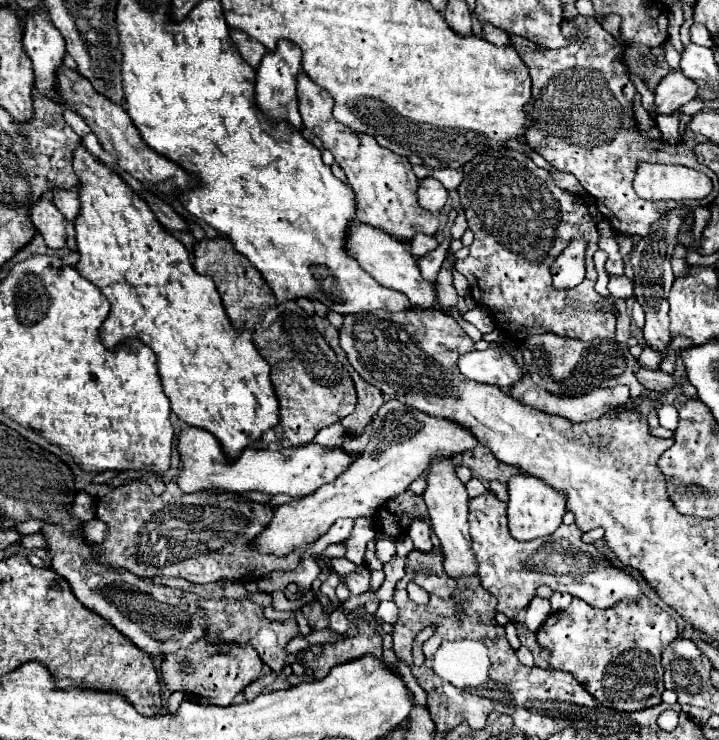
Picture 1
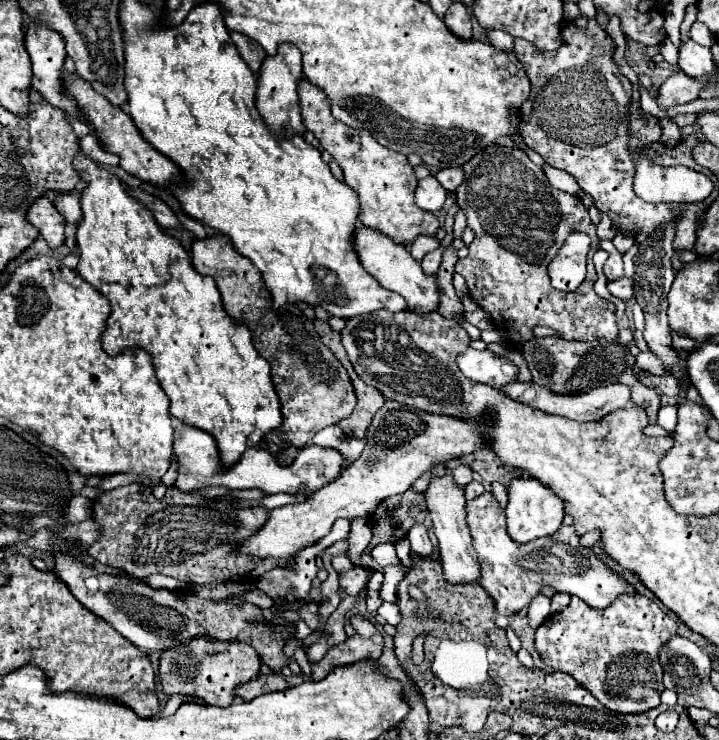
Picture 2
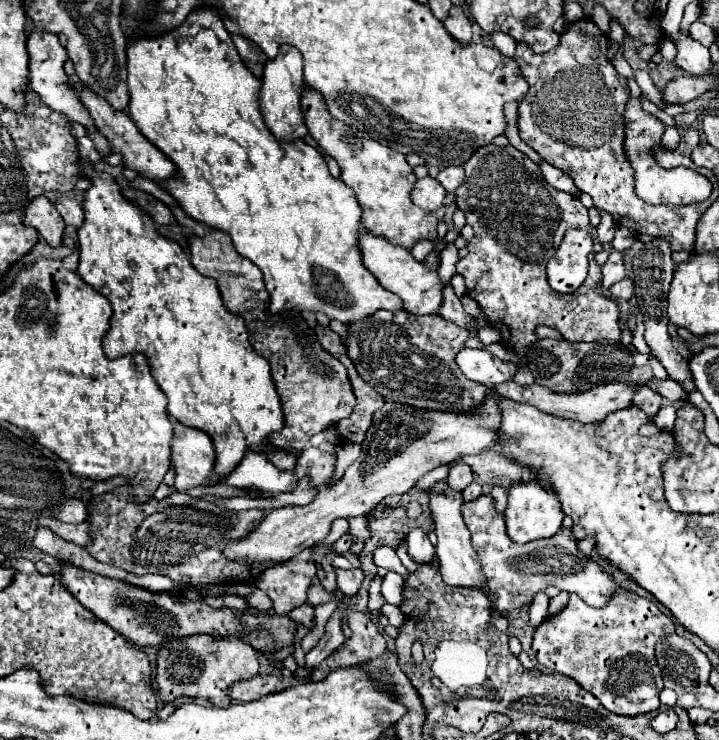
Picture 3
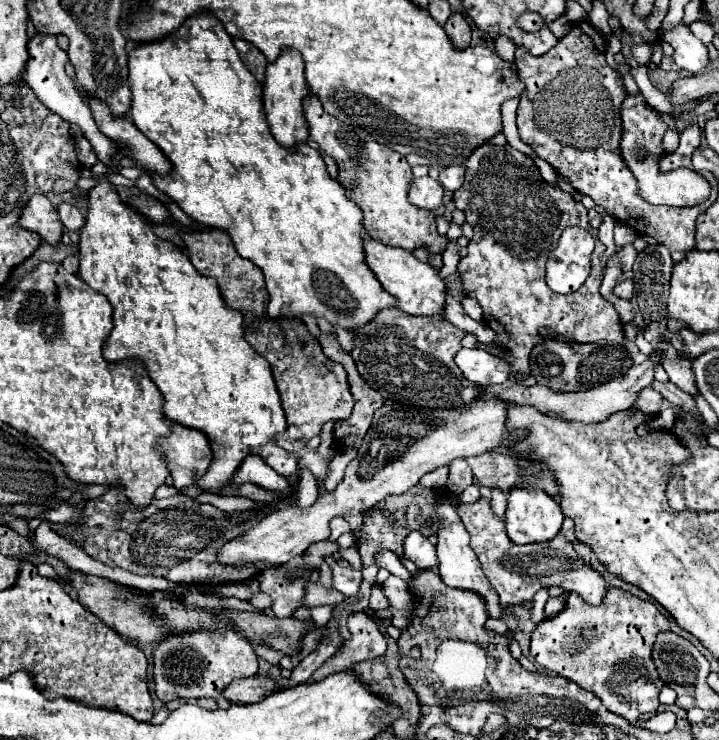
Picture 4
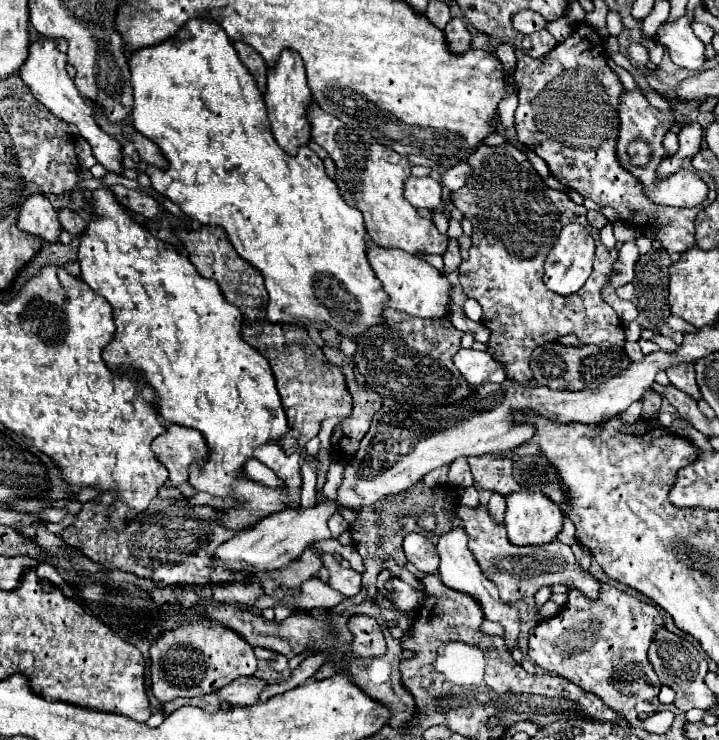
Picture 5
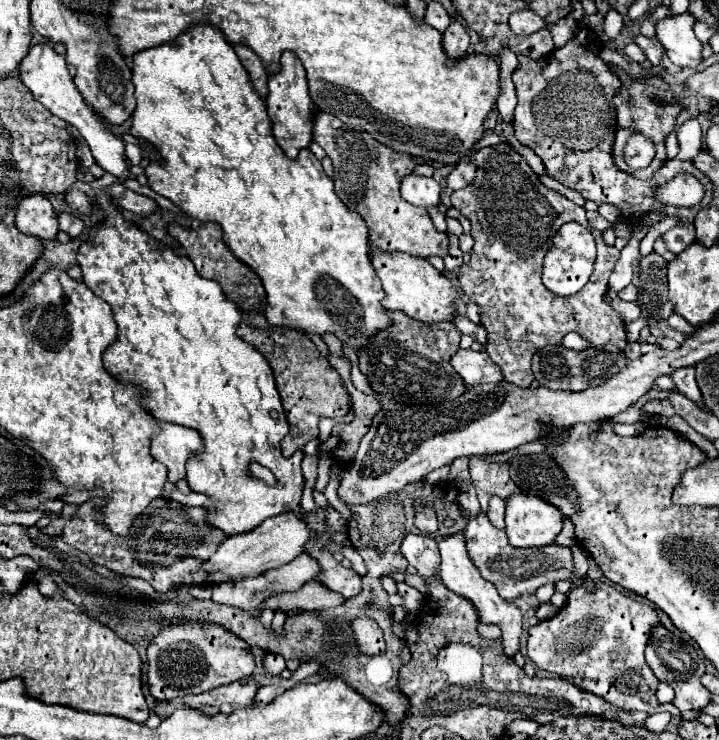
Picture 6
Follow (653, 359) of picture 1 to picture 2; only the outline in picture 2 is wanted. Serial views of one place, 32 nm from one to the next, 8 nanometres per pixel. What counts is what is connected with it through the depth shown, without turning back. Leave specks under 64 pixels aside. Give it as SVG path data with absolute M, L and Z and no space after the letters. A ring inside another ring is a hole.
M650 350L640 352L636 357L636 366L657 376L666 376L667 371L659 358Z

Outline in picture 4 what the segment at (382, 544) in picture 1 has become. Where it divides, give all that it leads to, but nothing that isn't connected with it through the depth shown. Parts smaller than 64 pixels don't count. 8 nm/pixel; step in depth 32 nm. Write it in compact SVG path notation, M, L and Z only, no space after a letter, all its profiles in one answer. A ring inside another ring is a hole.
M382 550L382 552L378 554L376 562L378 562L378 566L386 568L390 574L396 574L396 576L400 576L402 580L406 580L406 582L410 584L413 574L410 574L410 572L402 566L402 562L398 560L398 556L396 556L396 554L392 554L390 550Z

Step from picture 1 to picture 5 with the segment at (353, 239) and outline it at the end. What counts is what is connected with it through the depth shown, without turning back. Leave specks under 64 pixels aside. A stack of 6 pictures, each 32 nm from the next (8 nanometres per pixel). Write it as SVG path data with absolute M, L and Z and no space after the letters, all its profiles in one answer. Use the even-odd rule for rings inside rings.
M376 244L368 246L368 260L372 270L380 278L384 292L390 296L384 306L402 310L410 316L424 318L424 320L438 320L448 316L450 300L452 300L452 284L444 274L432 268L426 260L408 254L404 250L386 250Z

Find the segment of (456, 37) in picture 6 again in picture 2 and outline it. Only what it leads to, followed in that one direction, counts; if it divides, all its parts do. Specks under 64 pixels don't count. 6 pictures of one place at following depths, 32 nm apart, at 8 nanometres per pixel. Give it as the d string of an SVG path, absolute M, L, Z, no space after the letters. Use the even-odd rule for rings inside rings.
M454 2L454 4L448 8L446 16L444 16L444 24L446 24L448 30L450 30L454 36L458 36L458 38L462 38L462 40L470 40L470 38L472 38L470 16L468 16L464 4Z

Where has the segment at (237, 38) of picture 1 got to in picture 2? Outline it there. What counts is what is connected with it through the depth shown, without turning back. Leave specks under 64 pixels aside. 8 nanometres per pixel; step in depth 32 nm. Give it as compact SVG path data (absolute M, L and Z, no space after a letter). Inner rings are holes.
M232 32L230 36L232 36L232 42L236 44L236 48L238 48L242 60L250 66L250 70L252 70L254 74L258 74L258 72L260 72L260 66L262 66L262 60L266 58L266 52L260 48L260 44L248 40L244 34Z

